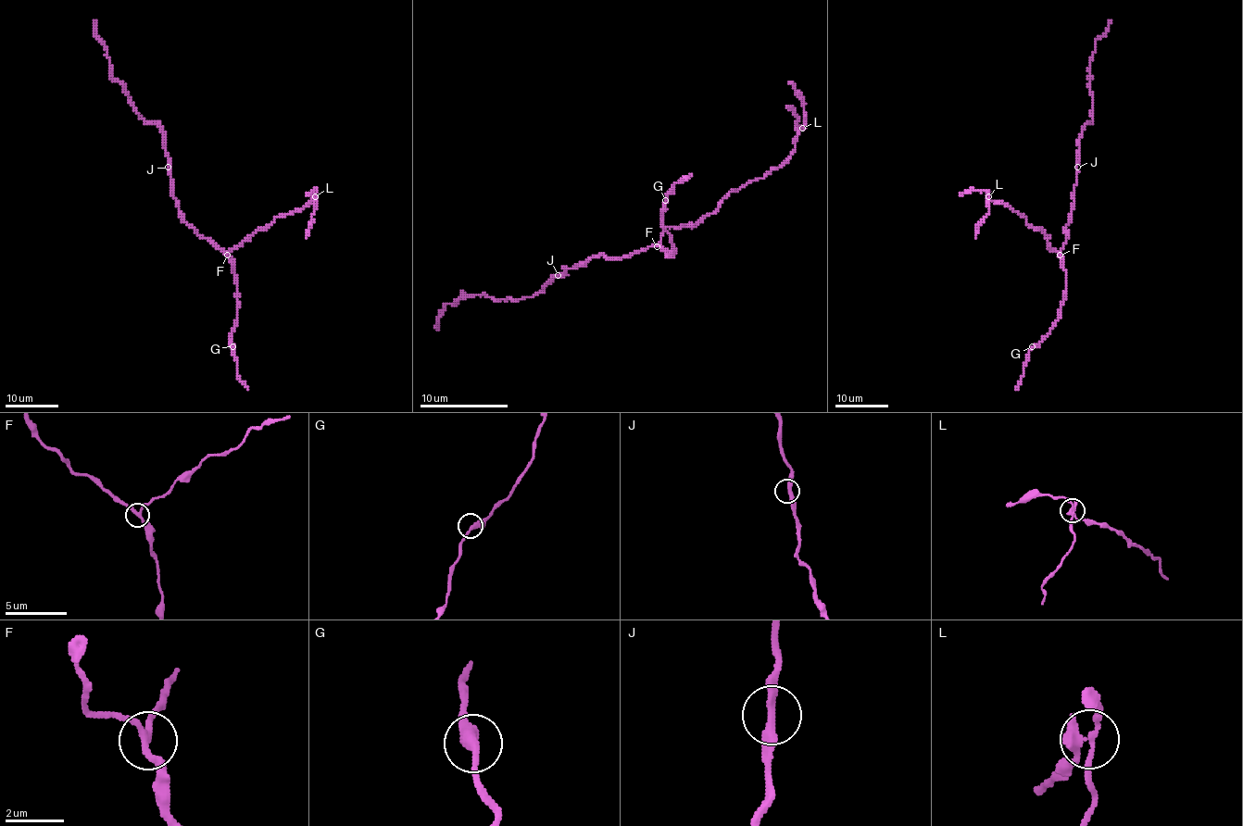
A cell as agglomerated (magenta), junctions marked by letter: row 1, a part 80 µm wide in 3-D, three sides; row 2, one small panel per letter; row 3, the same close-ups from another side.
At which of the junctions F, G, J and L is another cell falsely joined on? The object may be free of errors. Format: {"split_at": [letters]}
{"split_at": ["L"]}

